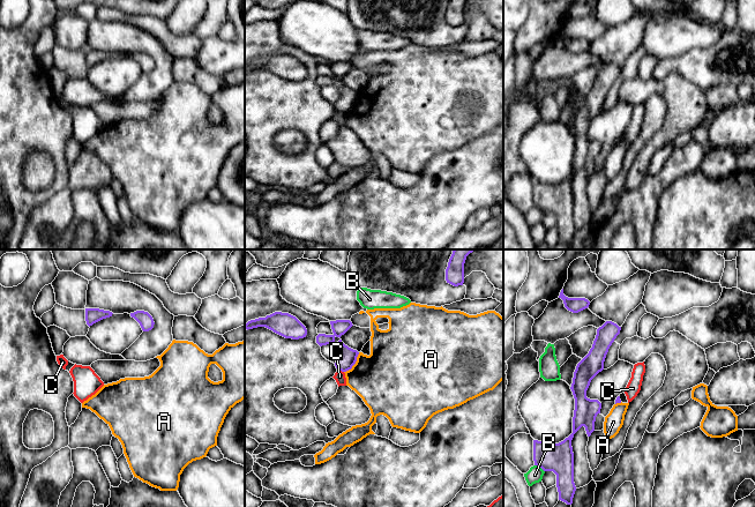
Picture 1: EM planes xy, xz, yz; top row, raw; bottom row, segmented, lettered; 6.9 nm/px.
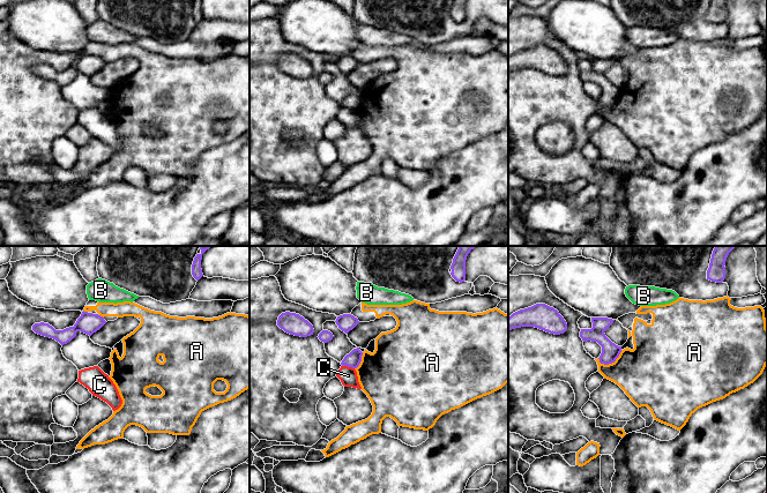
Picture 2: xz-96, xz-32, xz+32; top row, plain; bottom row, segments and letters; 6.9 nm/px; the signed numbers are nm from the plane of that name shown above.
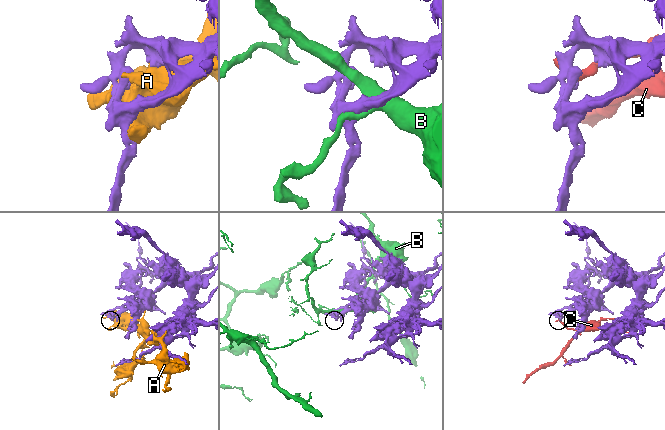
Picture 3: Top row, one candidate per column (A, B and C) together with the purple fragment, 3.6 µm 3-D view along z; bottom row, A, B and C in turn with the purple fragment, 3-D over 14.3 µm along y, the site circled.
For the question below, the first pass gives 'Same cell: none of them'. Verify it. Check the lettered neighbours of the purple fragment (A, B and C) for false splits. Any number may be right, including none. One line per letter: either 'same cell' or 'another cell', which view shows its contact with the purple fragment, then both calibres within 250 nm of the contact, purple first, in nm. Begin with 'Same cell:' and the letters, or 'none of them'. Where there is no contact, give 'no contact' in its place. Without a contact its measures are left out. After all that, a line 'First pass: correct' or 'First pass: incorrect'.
Same cell: none of them
A: another cell; meets purple in xz; 120 nm thick on the purple side, 420 nm on the other
B: another cell; meets purple in yz; 200 nm thick on the purple side, 110 nm on the other
C: another cell; meets purple in xz; 120 nm thick on the purple side, 80 nm on the other
First pass: correct

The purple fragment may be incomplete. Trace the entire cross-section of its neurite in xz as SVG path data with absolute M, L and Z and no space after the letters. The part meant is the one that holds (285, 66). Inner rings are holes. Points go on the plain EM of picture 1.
M282 53L251 61L245 66L247 72L257 68L266 68L285 80L292 81L304 80L307 76L306 68L296 58Z

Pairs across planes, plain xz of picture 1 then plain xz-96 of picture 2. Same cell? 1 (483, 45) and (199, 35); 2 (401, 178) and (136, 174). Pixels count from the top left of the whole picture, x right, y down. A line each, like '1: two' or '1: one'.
1: two
2: two

